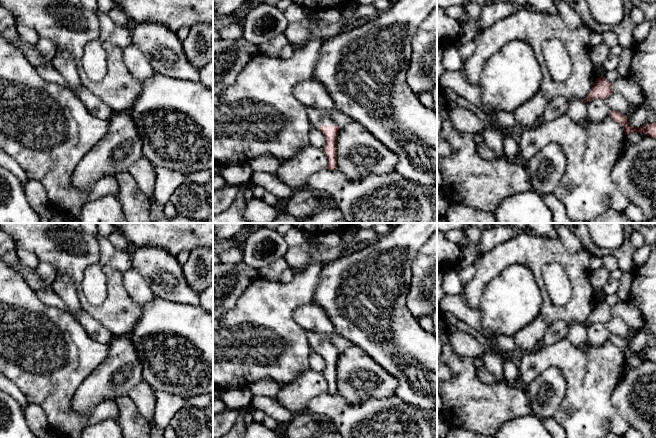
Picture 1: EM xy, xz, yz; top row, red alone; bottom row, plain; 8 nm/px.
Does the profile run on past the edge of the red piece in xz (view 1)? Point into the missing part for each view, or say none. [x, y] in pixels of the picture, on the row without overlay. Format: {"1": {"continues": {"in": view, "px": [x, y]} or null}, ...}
{"1": {"continues": {"in": "xz", "px": [317, 341]}}}

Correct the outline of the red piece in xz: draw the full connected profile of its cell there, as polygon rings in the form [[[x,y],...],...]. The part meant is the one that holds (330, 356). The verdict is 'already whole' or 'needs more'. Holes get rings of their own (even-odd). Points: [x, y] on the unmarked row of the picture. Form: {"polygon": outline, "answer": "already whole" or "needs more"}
{"polygon": [[[314,331],[306,332],[307,344],[316,353],[319,353],[325,361],[322,375],[327,380],[328,394],[337,393],[337,359],[339,352],[330,341],[329,334]]], "answer": "needs more"}

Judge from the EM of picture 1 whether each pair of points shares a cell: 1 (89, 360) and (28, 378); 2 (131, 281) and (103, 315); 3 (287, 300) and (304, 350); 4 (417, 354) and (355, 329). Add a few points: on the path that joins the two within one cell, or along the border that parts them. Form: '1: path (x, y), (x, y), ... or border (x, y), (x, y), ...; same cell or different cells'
1: path (74, 360), (51, 377), (43, 377); same cell
2: border (122, 273), (122, 283), (130, 297); different cells
3: path (286, 312), (286, 332), (292, 338); same cell
4: path (402, 345), (385, 329), (370, 329); same cell

